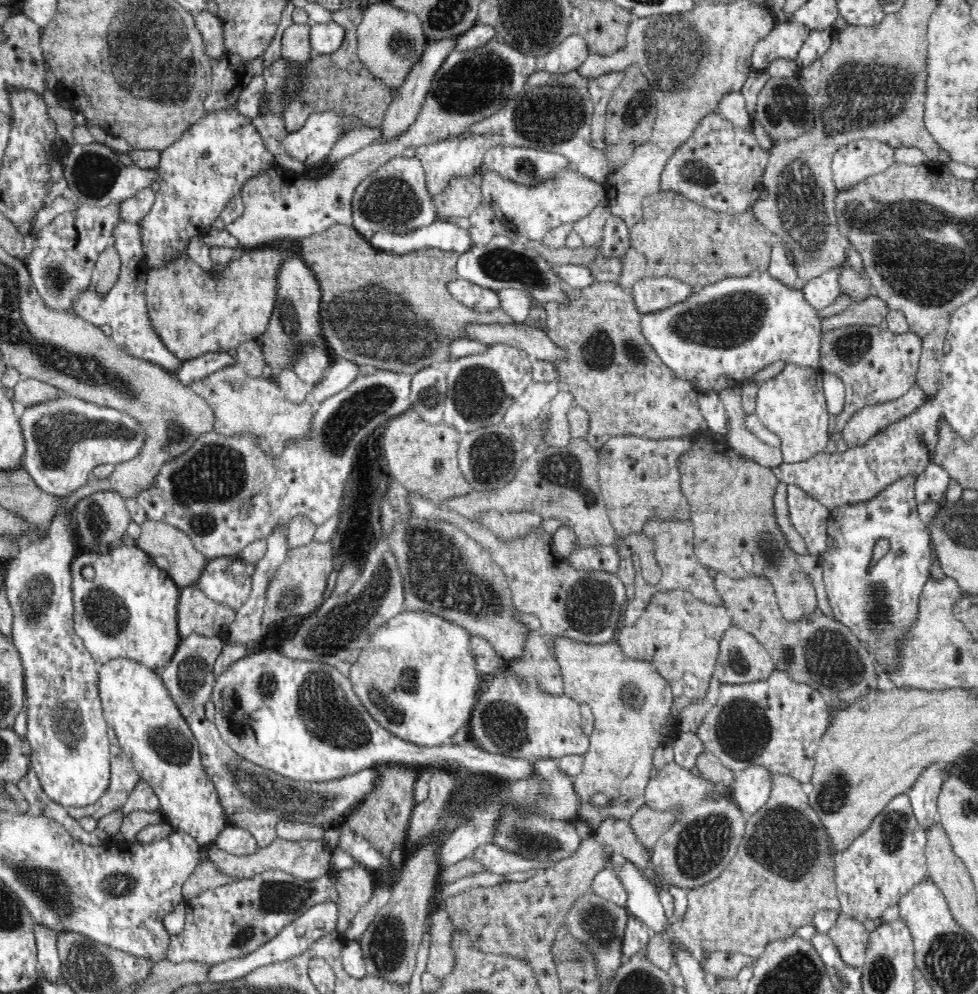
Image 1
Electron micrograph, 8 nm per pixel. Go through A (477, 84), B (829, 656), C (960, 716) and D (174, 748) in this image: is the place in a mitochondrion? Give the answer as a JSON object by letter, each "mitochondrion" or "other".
{"A":"mitochondrion","B":"mitochondrion","C":"other","D":"mitochondrion"}

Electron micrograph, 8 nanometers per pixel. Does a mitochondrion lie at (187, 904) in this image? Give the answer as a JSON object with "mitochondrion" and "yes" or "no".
{"mitochondrion":"no"}

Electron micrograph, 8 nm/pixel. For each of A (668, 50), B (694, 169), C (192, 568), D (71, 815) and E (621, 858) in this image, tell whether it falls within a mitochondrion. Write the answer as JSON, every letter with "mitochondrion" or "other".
{"A":"mitochondrion","B":"mitochondrion","C":"other","D":"other","E":"other"}

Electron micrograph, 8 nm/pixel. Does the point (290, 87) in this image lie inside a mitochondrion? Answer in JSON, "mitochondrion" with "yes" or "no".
{"mitochondrion":"yes"}

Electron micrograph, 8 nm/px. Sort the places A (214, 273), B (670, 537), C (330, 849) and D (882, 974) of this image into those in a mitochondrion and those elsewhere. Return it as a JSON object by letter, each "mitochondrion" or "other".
{"A":"other","B":"mitochondrion","C":"other","D":"mitochondrion"}

